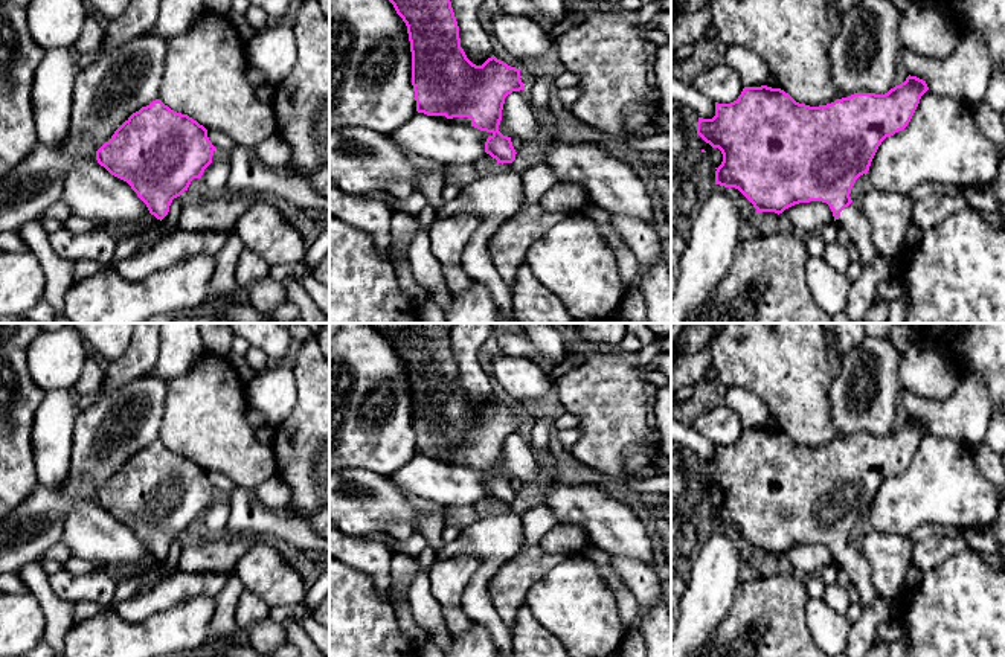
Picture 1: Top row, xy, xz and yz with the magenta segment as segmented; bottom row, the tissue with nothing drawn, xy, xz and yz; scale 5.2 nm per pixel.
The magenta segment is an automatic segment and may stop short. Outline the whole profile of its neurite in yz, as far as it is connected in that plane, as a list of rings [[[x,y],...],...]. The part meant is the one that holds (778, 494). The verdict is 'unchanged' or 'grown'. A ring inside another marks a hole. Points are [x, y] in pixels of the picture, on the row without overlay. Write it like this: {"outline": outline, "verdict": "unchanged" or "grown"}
{"outline": [[[909,416],[885,436],[854,434],[810,448],[781,430],[744,428],[737,442],[715,444],[712,460],[698,459],[697,476],[723,495],[721,506],[715,509],[715,526],[738,530],[756,553],[779,556],[799,544],[827,544],[834,562],[857,588],[862,605],[869,607],[878,598],[872,570],[849,535],[856,521],[868,515],[881,483],[907,468],[927,431],[926,422]]], "verdict": "grown"}

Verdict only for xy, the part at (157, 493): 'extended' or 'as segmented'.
extended

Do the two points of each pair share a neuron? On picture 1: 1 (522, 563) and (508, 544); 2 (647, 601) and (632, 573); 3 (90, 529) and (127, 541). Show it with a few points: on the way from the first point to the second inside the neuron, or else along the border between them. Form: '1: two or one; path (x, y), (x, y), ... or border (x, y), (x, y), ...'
1: two; border (520, 549), (490, 580)
2: one; path (647, 595), (647, 589), (638, 580)
3: one; path (99, 537), (118, 541)

